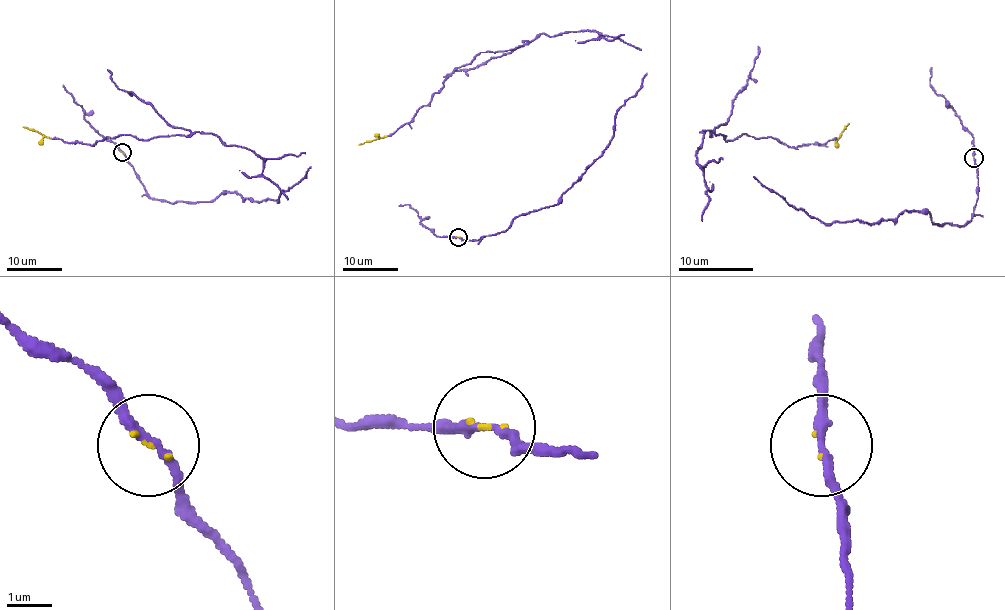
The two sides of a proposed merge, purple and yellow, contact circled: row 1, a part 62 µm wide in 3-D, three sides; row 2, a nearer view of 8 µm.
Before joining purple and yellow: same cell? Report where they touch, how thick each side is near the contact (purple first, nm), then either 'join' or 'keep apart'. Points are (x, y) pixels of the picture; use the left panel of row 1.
place (122, 152); calibres 190 and 60 nm; join

